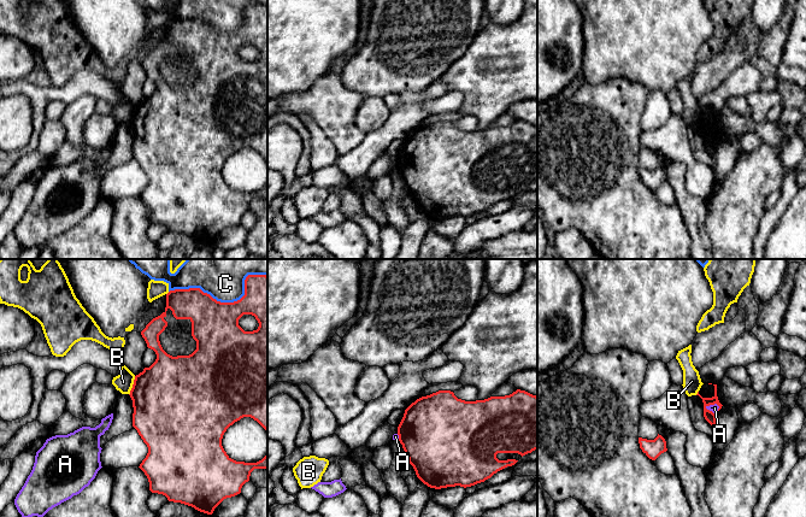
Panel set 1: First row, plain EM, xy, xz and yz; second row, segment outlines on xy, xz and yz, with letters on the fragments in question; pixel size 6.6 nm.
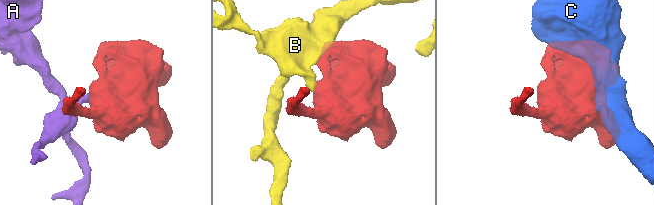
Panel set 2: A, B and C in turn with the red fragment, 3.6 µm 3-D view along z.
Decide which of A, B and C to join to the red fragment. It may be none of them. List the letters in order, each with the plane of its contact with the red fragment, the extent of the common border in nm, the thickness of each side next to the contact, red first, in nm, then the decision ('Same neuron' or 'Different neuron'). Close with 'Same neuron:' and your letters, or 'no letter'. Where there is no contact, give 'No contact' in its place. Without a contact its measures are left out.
A: Touches red in yz. Shared border 100 nm. Thickness 70 nm (red) against 50 nm. Different neuron
B: Touches red in xy. Shared border 130 nm. Thickness 480 nm (red) against 120 nm. Different neuron
C: Touches red in xy. Shared border 650 nm. Thickness 320 nm (red) against 220 nm. Different neuron
Same neuron: no letter

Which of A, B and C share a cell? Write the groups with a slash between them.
A / B / C

